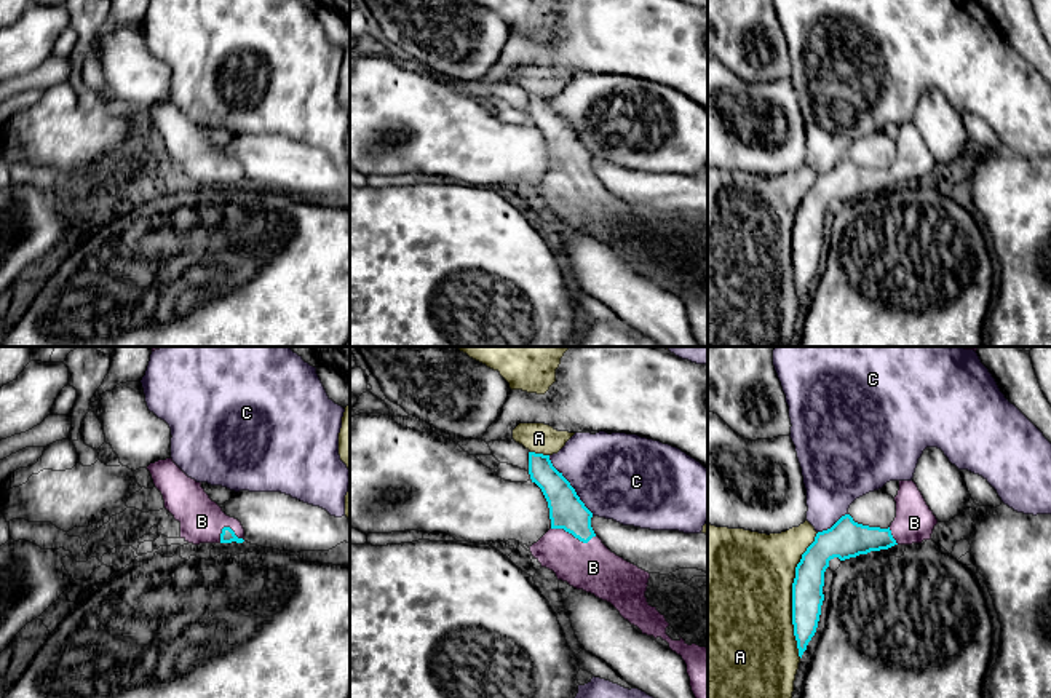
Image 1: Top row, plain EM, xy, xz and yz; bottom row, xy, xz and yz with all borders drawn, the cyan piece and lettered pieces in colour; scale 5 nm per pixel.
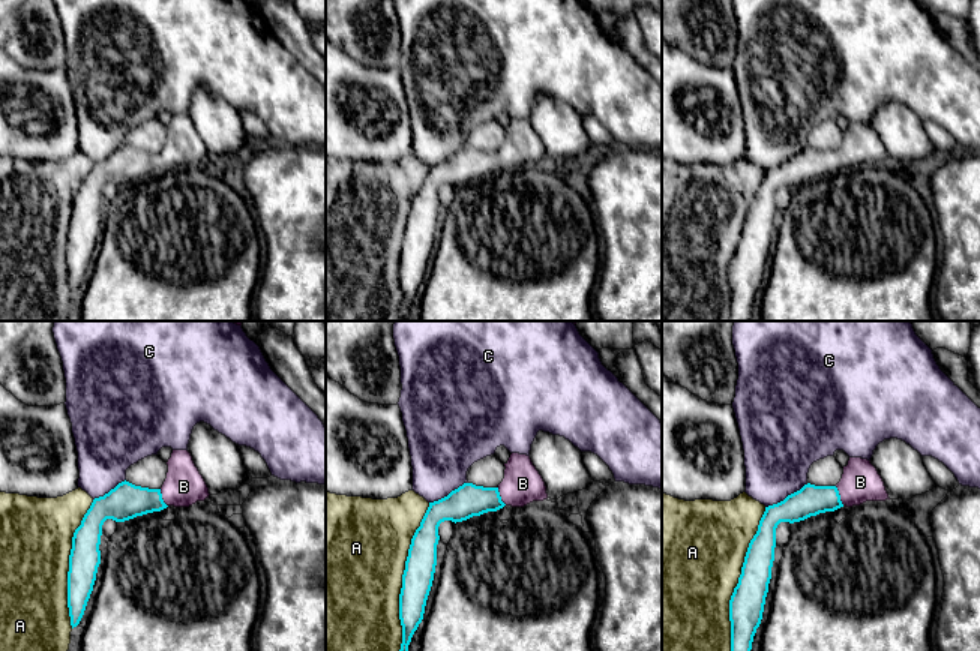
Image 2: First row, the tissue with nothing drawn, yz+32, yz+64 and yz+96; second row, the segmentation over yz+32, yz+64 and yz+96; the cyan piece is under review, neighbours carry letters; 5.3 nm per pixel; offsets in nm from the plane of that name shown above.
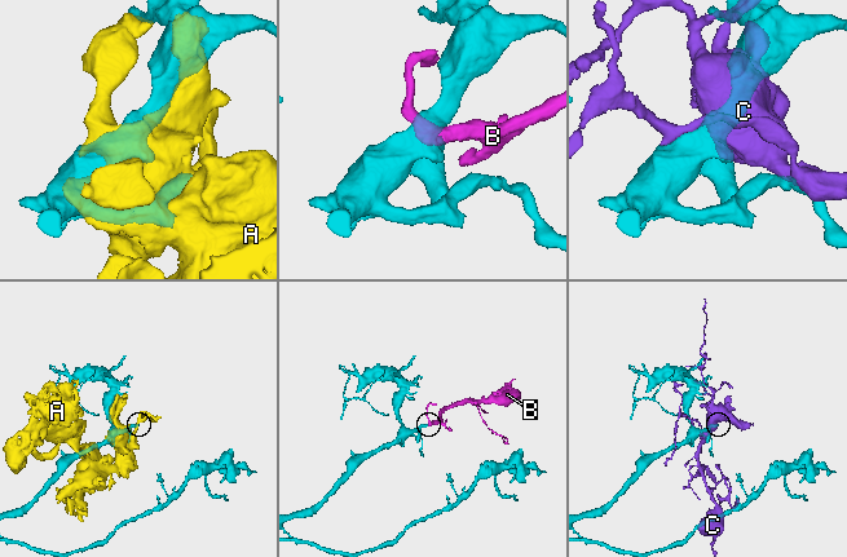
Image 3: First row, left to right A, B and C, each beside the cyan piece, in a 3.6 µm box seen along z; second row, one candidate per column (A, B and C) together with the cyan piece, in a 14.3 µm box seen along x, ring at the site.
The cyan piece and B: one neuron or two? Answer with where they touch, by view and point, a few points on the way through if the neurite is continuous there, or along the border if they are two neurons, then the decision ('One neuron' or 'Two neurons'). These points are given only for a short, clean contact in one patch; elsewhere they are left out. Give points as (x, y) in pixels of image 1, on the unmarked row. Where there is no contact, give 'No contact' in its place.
Touches cyan at xz (574, 178). Path across: xz (567, 154), (574, 178), (574, 190), (593, 210). One neuron

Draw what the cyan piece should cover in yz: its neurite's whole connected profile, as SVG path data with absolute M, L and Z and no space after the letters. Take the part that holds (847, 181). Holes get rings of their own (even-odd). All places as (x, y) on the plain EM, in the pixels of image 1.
M899 123L894 144L896 160L888 171L863 168L845 157L831 171L818 174L802 196L792 225L792 267L800 300L818 270L824 243L824 214L831 201L845 203L931 180L938 161L914 123Z

